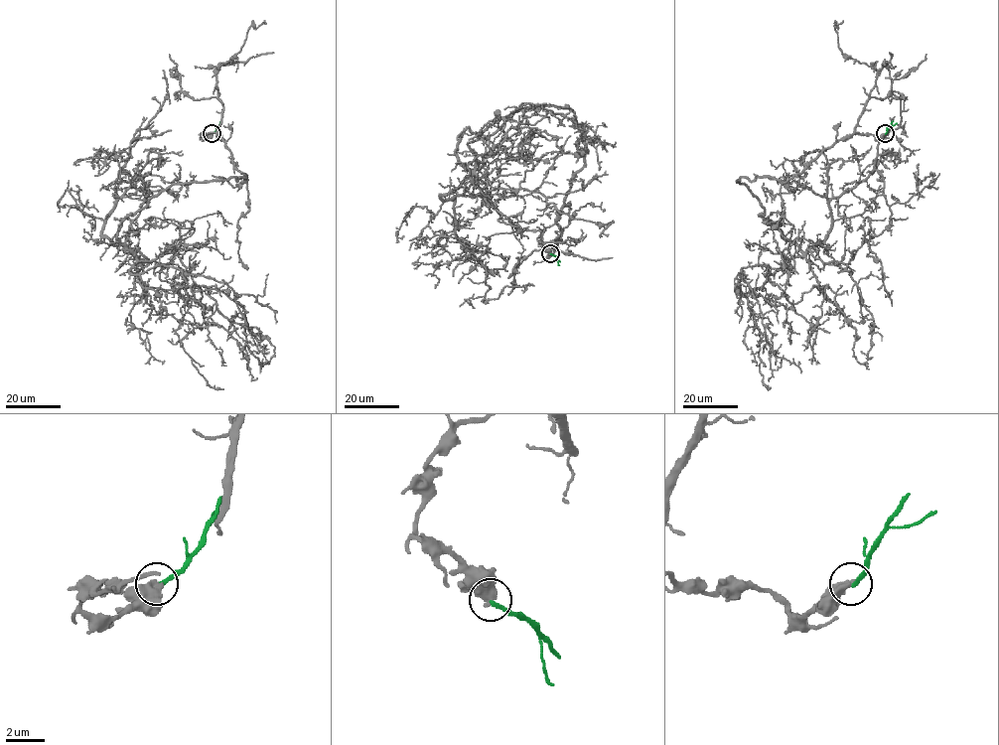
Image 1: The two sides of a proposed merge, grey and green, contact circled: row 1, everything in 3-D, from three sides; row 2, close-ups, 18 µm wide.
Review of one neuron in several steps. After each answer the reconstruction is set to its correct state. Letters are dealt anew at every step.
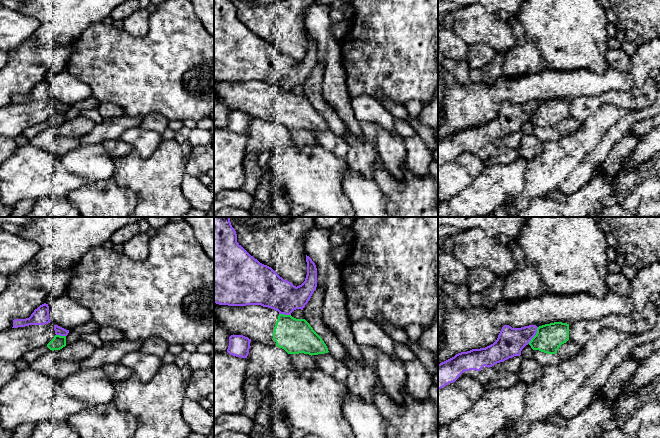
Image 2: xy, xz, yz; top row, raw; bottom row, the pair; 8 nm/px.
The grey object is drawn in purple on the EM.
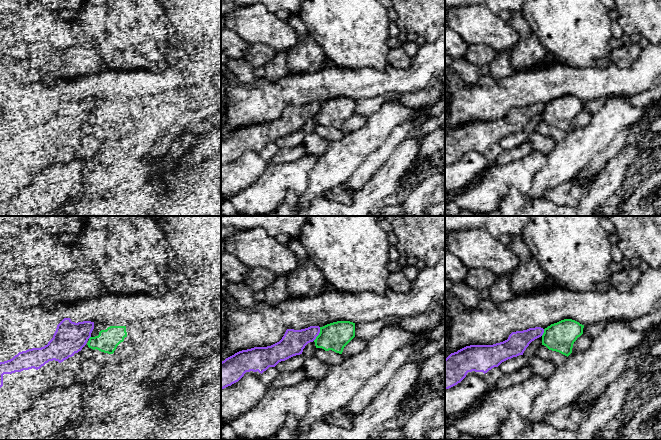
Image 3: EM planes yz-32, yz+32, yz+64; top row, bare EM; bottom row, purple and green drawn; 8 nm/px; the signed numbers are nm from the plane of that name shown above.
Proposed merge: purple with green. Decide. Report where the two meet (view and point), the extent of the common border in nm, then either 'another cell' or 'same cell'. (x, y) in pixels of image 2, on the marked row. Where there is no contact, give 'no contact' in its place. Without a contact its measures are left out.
meets purple in yz at (535, 334); contact 160 nm long; another cell

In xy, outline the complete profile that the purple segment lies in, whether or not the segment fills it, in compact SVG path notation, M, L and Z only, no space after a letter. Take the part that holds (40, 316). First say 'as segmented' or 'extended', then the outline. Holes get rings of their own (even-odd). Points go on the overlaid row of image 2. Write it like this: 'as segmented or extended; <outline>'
as segmented; M44 303L40 305L37 309L35 309L29 318L14 319L12 328L25 327L29 325L44 325L50 322L49 306L48 304Z

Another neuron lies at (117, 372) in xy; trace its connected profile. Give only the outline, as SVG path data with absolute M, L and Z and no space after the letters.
M121 363L106 364L101 369L113 384L123 381L133 374L129 368L125 367Z

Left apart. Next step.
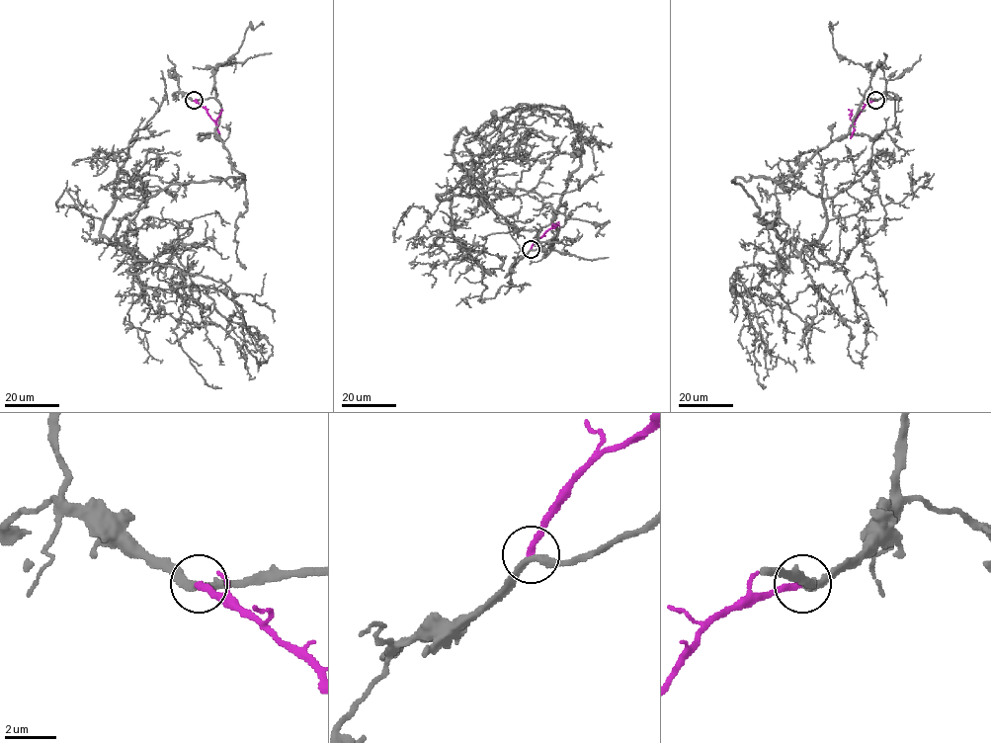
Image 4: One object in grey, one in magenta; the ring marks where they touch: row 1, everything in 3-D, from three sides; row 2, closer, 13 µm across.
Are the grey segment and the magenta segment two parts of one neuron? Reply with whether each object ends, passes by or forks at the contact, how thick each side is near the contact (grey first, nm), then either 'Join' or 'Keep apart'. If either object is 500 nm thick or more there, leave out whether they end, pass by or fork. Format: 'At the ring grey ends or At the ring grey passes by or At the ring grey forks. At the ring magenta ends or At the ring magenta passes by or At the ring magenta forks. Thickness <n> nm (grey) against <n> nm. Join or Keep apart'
At the ring grey passes by. At the ring magenta ends. Thickness 280 nm (grey) against 240 nm. Keep apart

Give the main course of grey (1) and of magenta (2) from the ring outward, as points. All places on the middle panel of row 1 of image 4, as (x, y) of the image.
1: (530, 250), (579, 166), (561, 108), (458, 135), (456, 261)
2: (530, 249), (538, 238), (555, 226), (552, 223)

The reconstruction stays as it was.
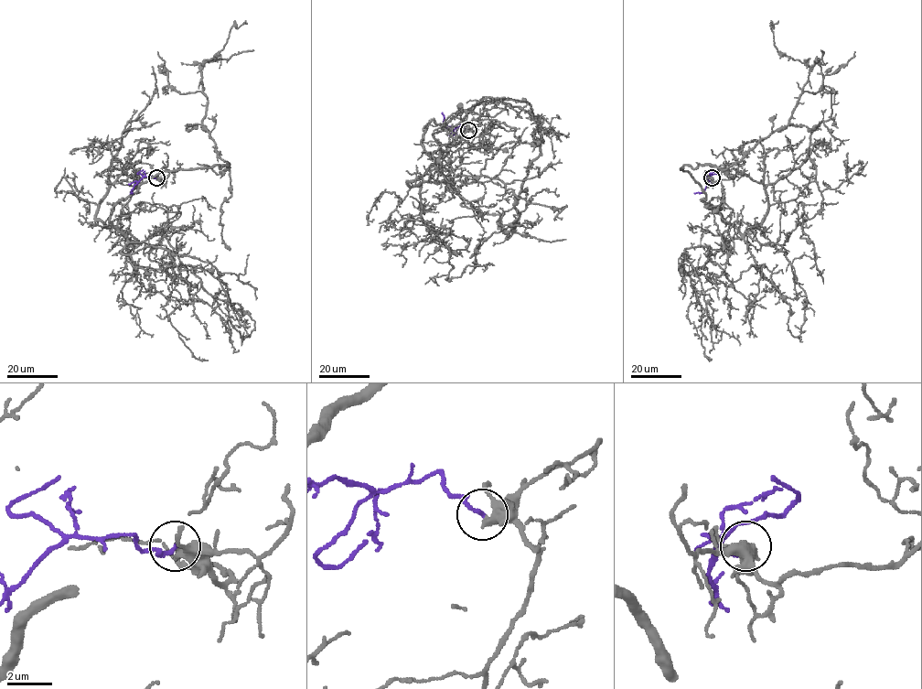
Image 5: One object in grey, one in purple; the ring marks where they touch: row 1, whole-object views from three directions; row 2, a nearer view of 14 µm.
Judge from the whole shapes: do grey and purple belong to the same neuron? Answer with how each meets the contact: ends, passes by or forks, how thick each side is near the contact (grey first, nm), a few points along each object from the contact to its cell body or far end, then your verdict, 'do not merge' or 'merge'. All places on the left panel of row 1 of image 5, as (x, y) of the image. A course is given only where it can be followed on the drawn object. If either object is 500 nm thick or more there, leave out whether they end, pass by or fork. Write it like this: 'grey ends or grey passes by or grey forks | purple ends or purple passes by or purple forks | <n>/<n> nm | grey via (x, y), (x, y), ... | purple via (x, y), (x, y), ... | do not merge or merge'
grey passes by | purple ends | 360/170 nm | grey via (156, 177), (111, 186), (96, 218), (124, 233), (111, 212), (140, 185), (228, 169), (201, 68), (245, 20) | purple via (156, 177), (144, 177), (130, 193) | merge

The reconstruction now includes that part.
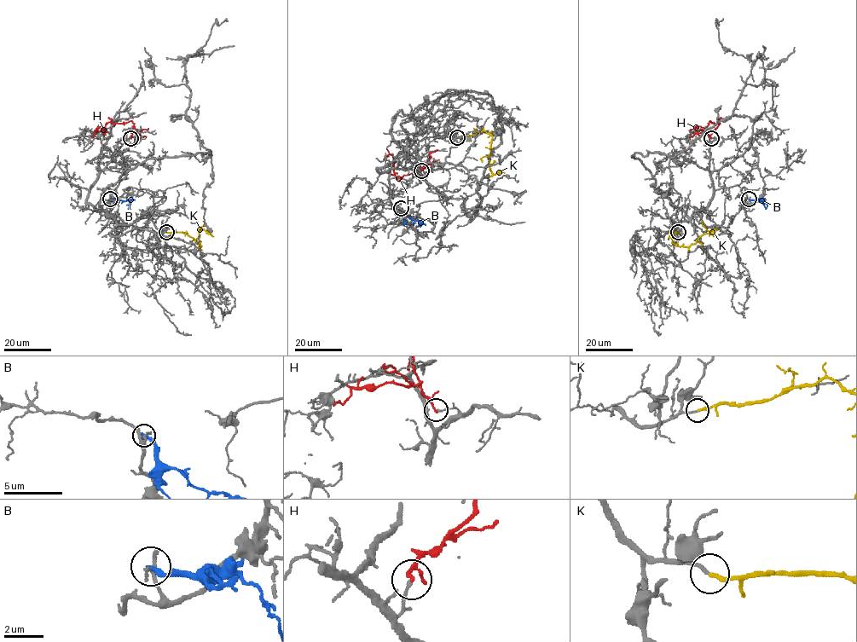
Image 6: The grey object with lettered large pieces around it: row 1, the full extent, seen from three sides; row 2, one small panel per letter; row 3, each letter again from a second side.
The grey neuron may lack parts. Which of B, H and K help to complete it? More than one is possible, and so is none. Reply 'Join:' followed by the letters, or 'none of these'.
Join: K

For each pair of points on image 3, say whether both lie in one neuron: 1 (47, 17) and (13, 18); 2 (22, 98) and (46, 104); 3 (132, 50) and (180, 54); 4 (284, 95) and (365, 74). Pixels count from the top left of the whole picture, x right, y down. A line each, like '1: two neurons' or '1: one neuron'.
1: one neuron
2: one neuron
3: two neurons
4: one neuron

